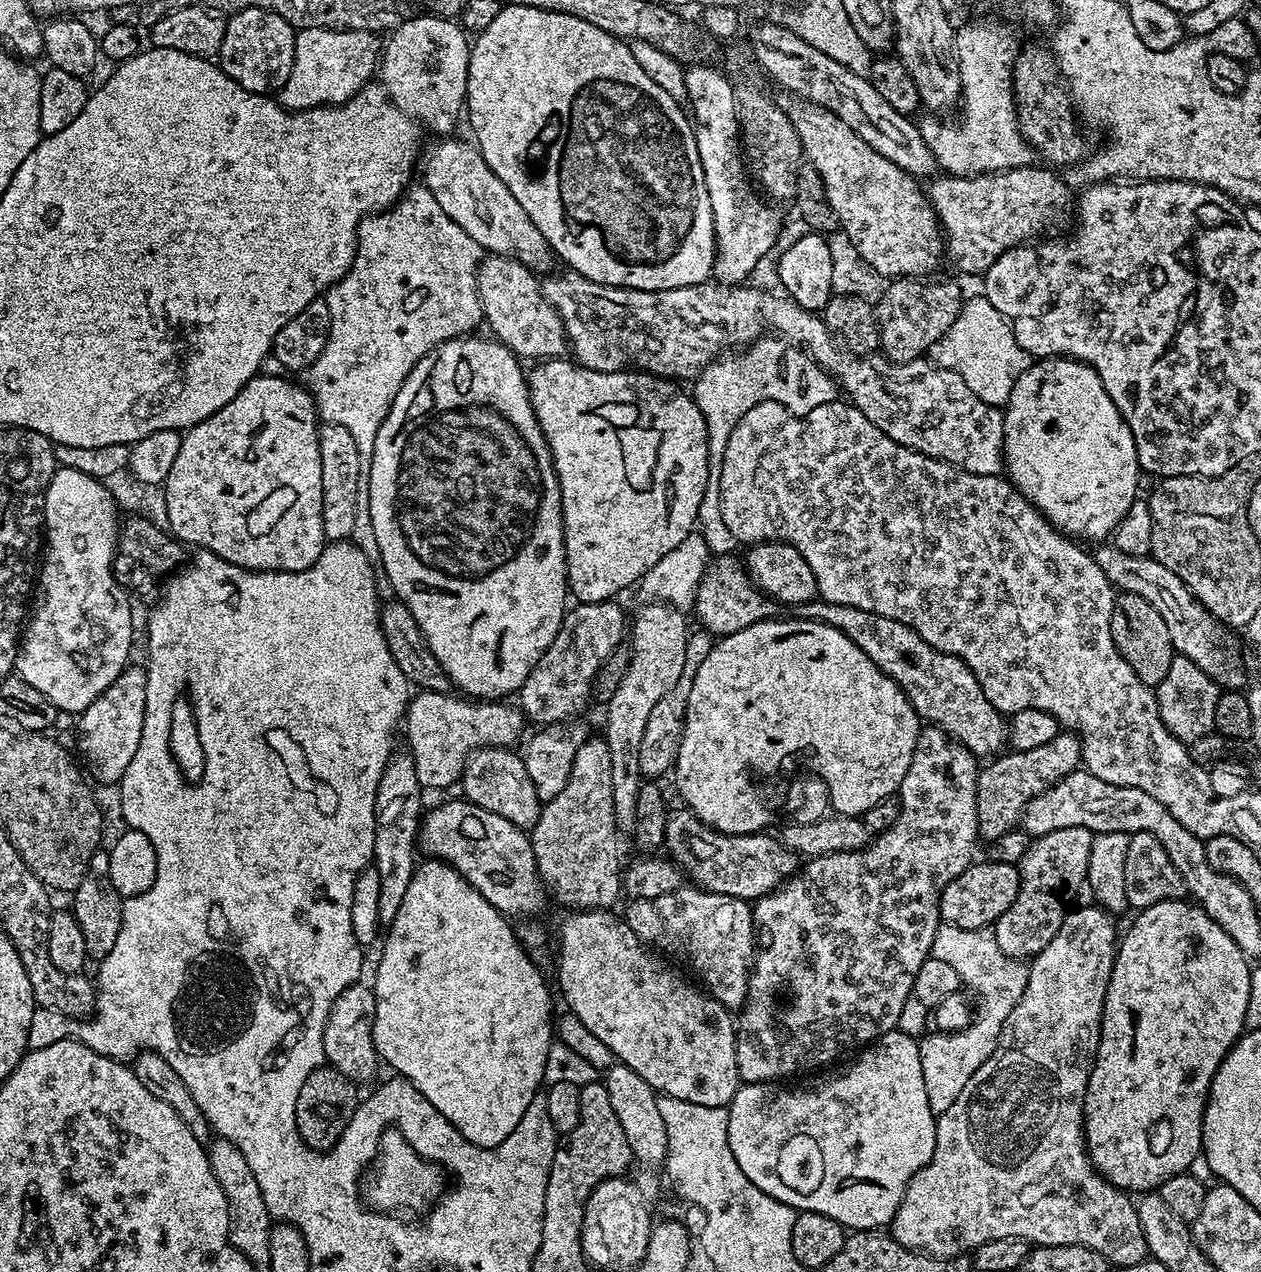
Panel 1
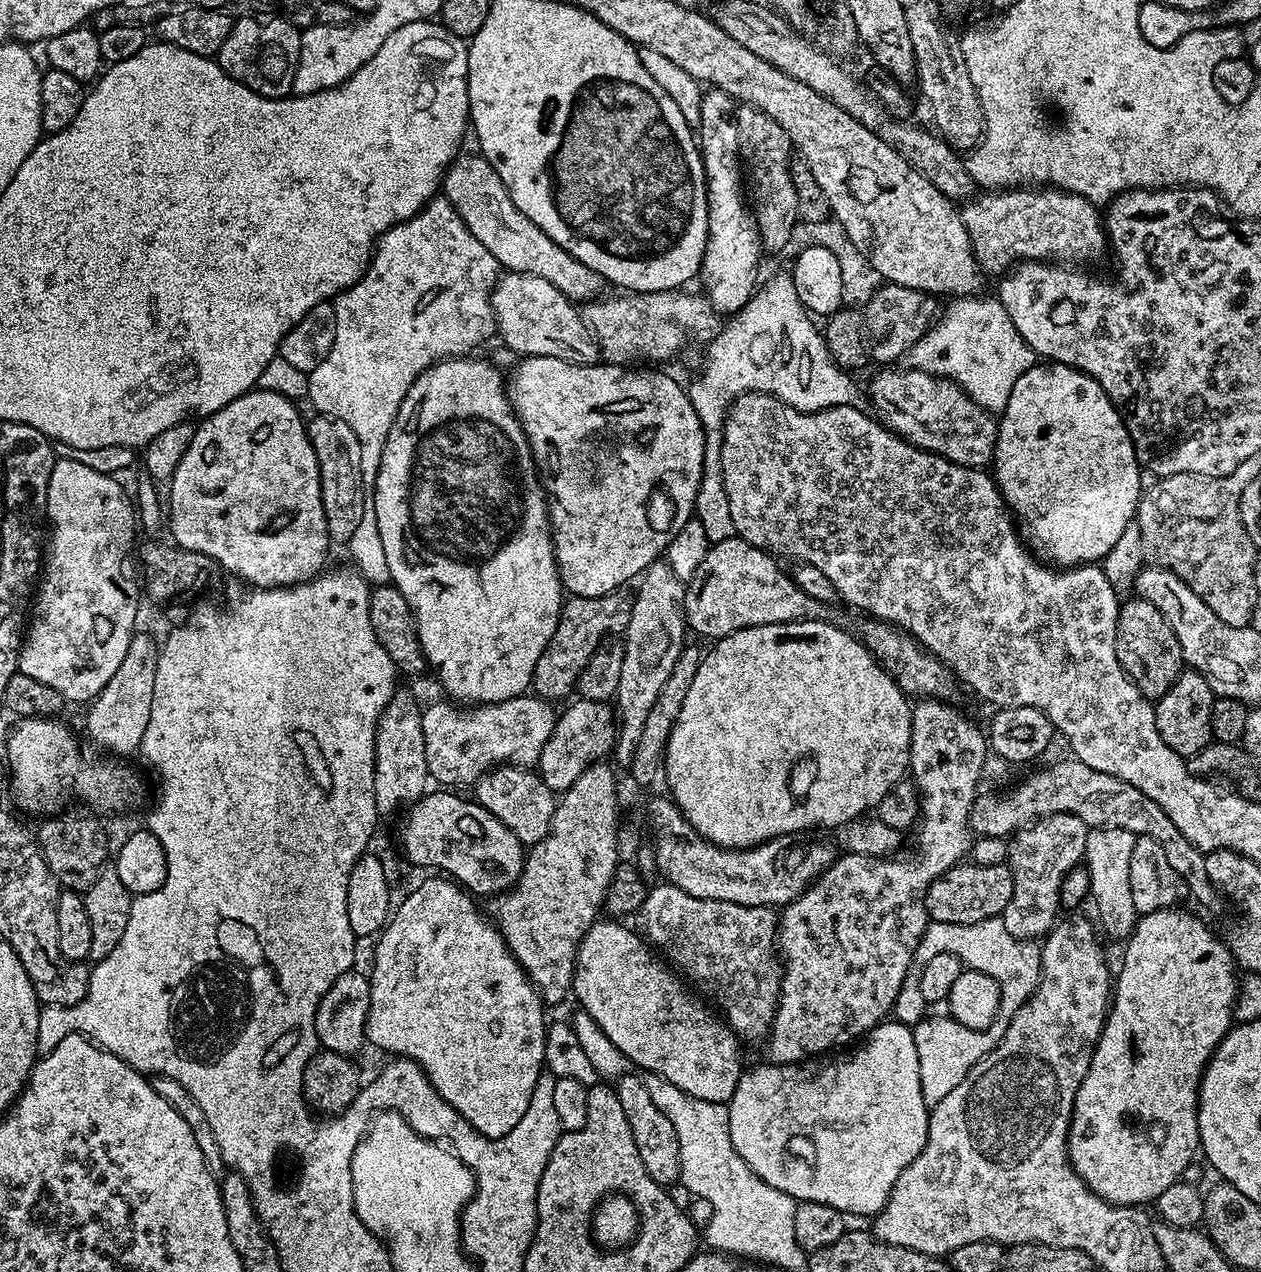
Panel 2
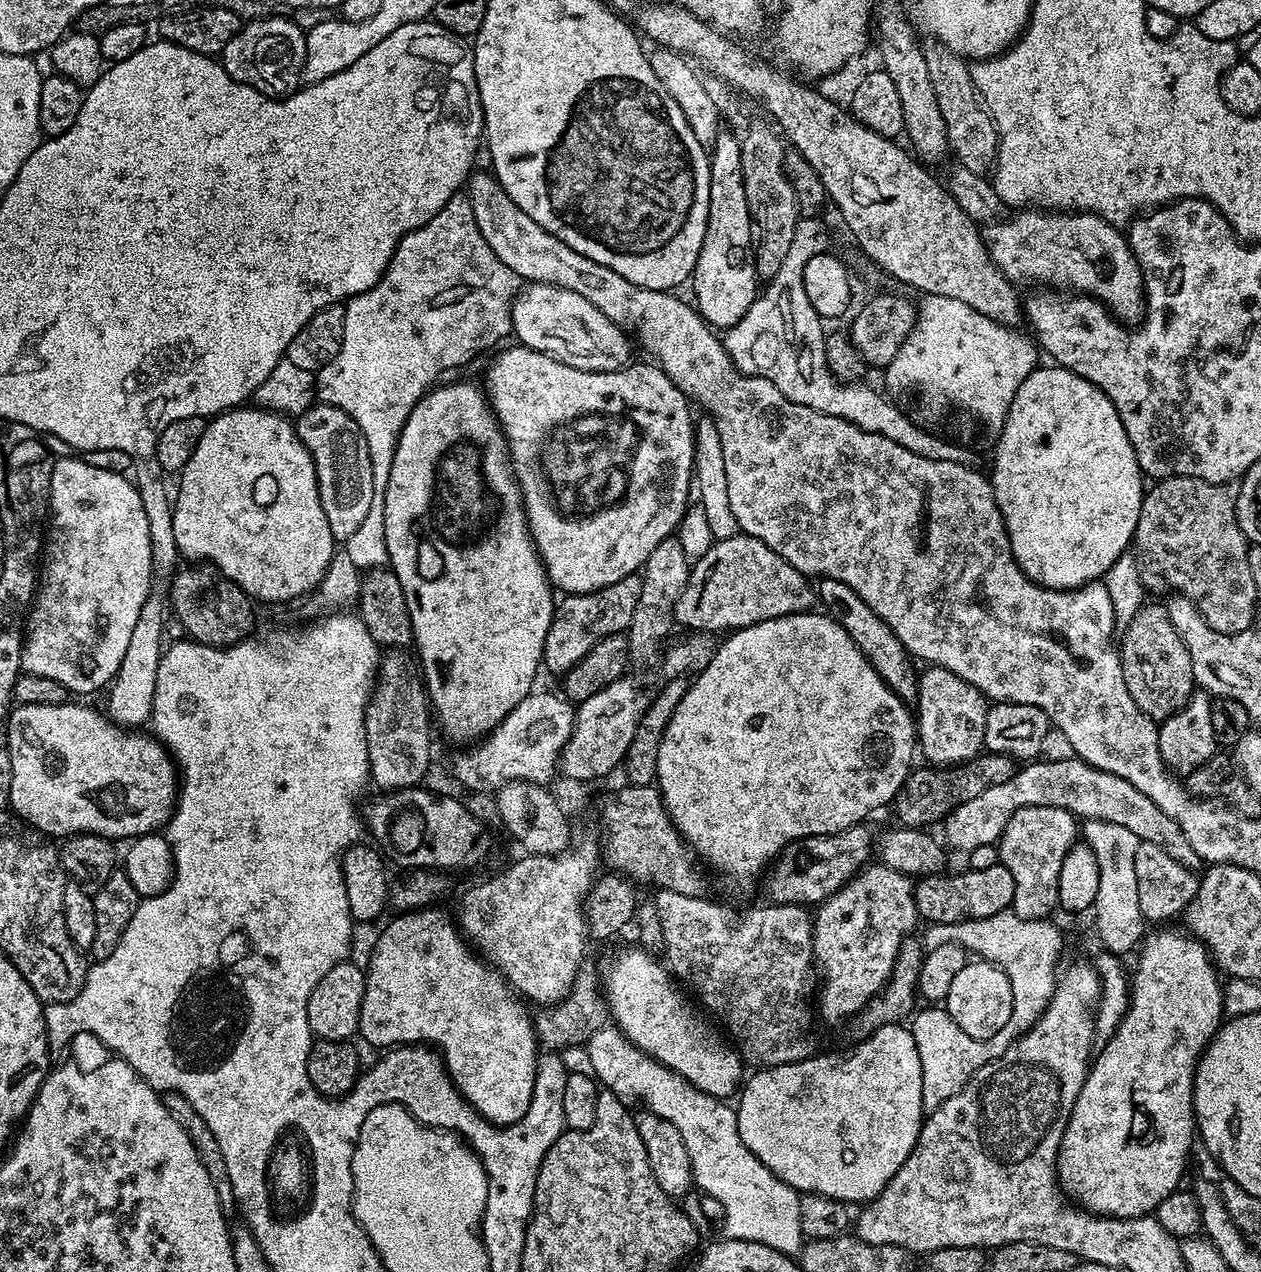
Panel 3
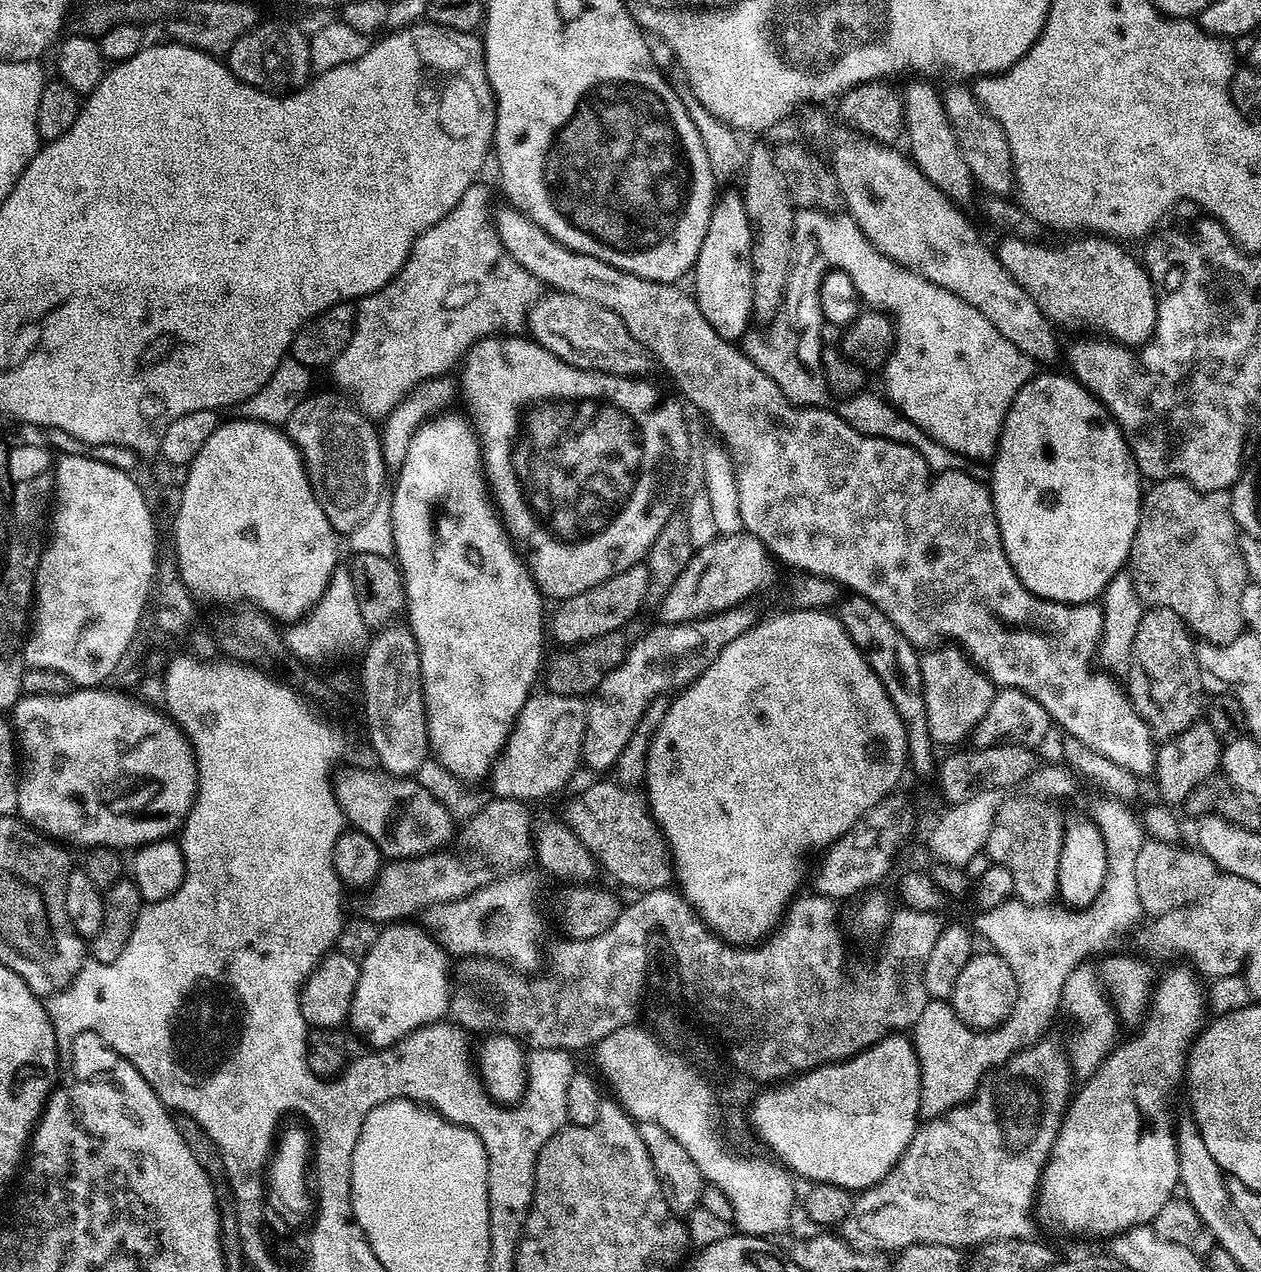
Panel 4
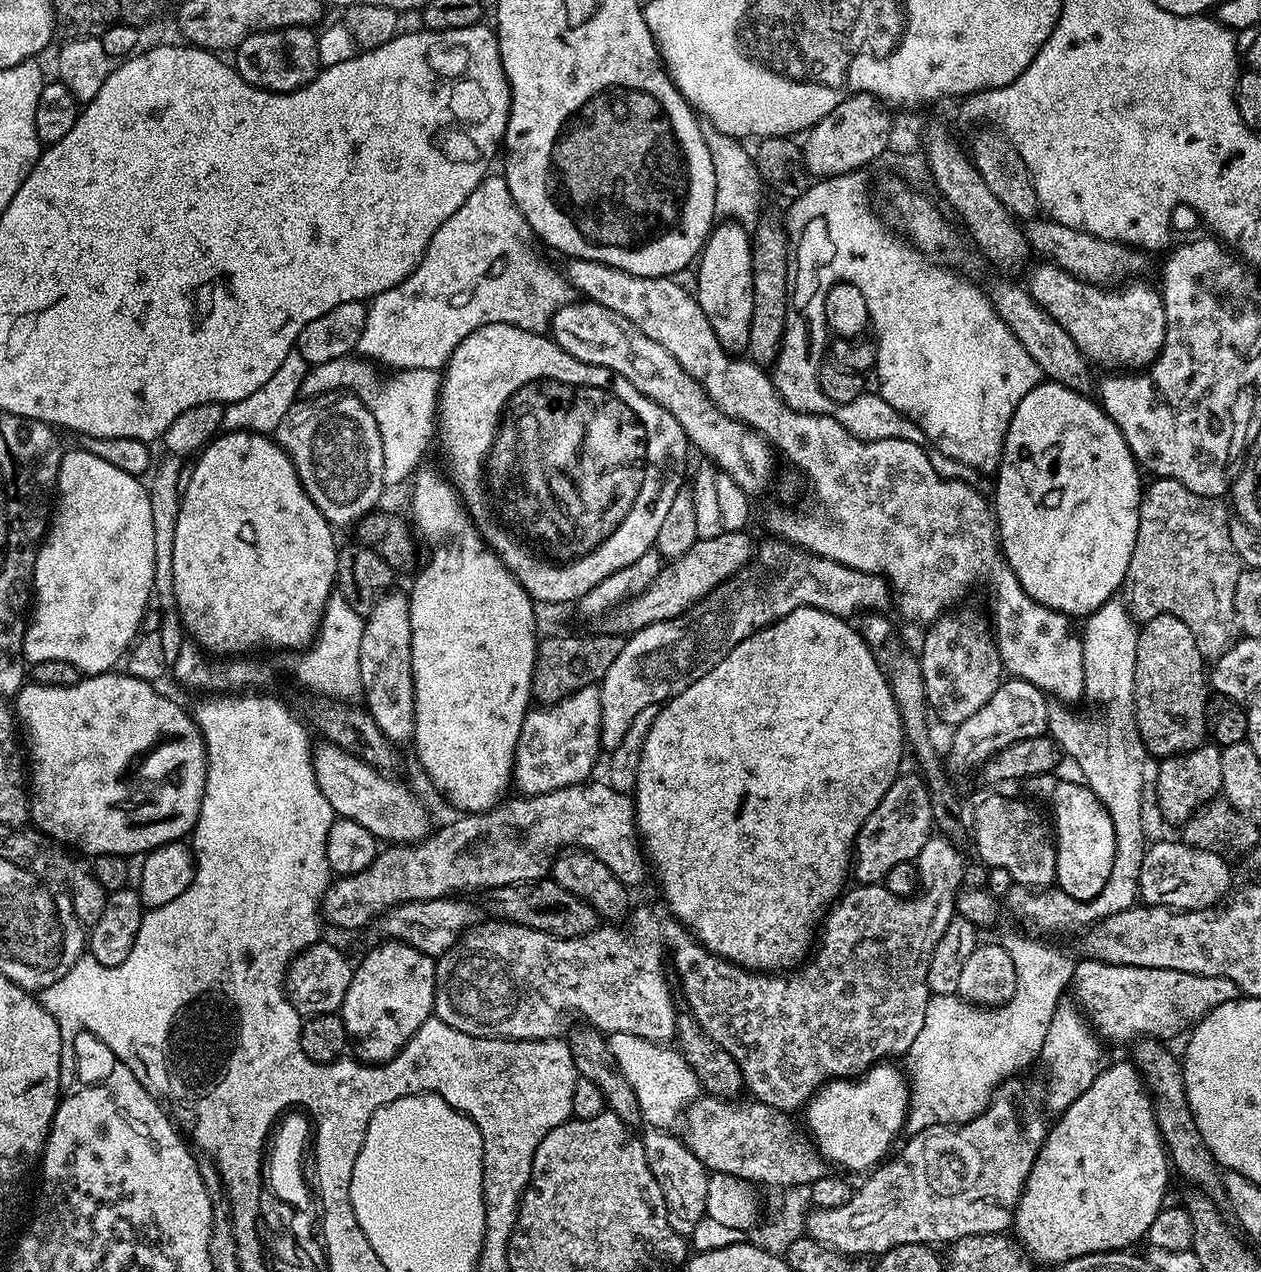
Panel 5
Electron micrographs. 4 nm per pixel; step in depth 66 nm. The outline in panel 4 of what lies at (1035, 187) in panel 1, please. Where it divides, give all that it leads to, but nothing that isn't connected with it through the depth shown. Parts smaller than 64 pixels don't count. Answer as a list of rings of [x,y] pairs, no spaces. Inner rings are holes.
[[[1080,234],[1077,240],[1044,244],[1008,236],[995,249],[1006,270],[1034,298],[1053,325],[1097,328],[1121,346],[1143,346],[1156,329],[1156,291],[1148,269],[1127,252],[1123,243],[1107,236]]]

